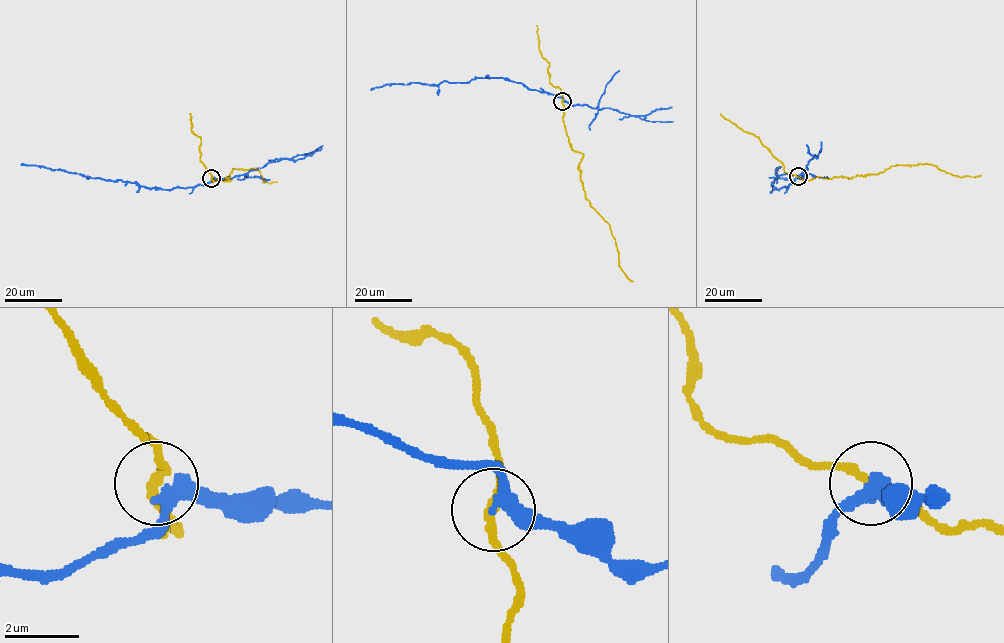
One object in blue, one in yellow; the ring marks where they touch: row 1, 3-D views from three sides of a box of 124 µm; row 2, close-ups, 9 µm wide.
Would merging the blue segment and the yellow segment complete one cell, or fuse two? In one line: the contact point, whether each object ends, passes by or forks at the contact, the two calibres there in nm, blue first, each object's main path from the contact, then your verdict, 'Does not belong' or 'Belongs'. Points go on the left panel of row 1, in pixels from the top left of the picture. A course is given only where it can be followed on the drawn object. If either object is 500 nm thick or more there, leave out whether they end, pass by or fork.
Place: (211, 178). At the ring blue passes by. At the ring yellow passes by. Thickness 360 nm (blue) against 240 nm. Course of blue: (212, 177), (210, 182), (194, 187), (156, 189), (141, 186), (136, 182), (89, 178), (20, 164). Course of yellow: (211, 177), (212, 181), (211, 179), (229, 181), (226, 177), (232, 169), (255, 168), (263, 182), (277, 181). Does not belong

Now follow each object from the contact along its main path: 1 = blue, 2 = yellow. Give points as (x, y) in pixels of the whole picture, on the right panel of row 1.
1: (797, 176), (786, 187), (773, 188), (772, 183), (778, 177), (776, 169), (781, 167)
2: (797, 176), (803, 180), (851, 178), (879, 174), (891, 166), (923, 164), (959, 177), (980, 175)

